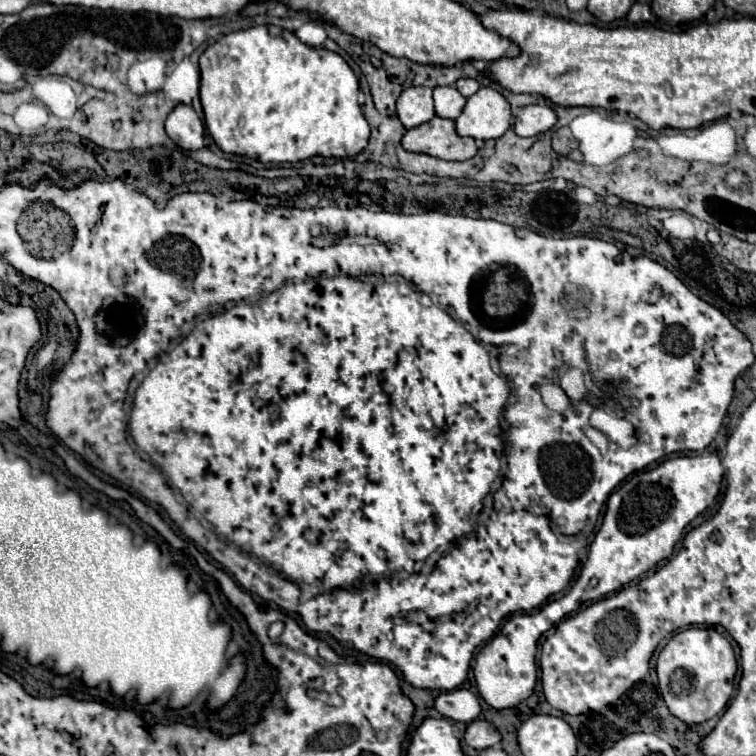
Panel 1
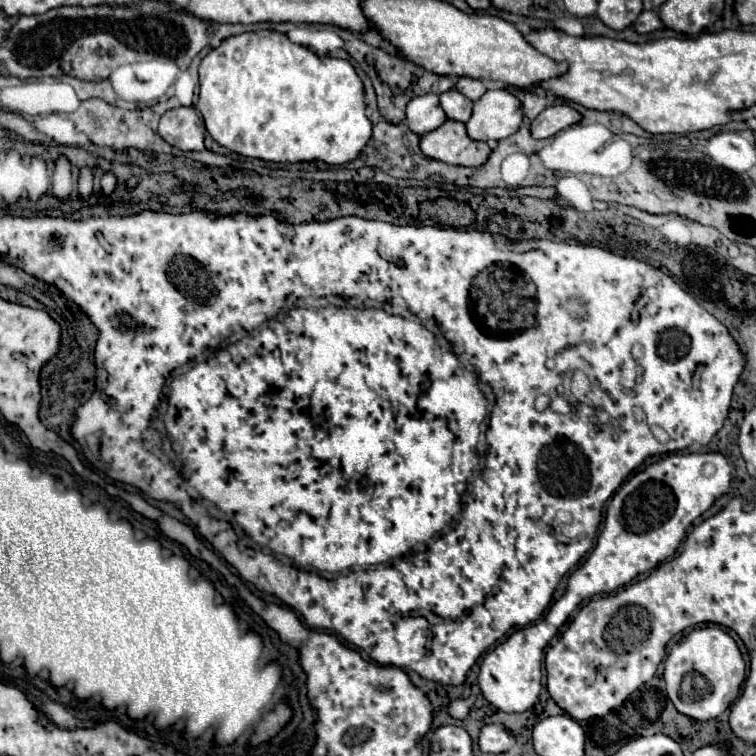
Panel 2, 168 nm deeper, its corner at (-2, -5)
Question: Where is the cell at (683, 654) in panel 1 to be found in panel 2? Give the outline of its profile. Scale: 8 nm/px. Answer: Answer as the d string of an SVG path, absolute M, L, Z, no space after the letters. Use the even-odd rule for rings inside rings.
M718 626L694 628L676 642L664 660L666 692L676 710L692 720L706 722L720 716L738 698L746 678L746 664L736 642Z

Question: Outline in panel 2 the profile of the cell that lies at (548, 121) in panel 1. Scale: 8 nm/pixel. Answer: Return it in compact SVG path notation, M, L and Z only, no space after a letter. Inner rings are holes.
M554 104L548 106L534 122L530 128L532 138L550 138L556 132L576 124L580 120L580 114L576 110L572 110L568 104Z

